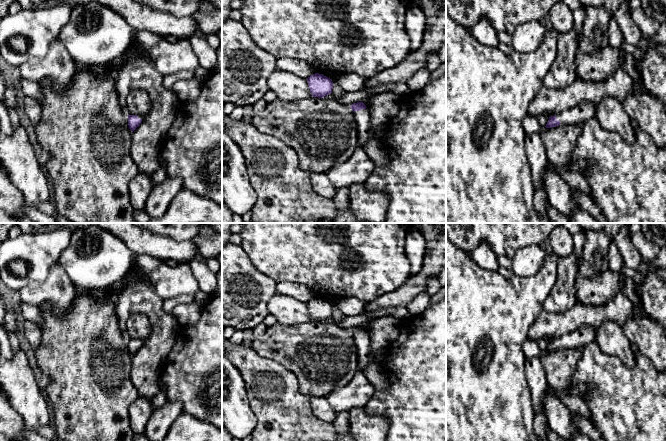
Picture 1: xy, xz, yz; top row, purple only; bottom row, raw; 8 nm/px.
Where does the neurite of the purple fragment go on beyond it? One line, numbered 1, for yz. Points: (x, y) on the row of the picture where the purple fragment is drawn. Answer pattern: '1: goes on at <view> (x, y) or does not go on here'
1: goes on at yz (579, 114)

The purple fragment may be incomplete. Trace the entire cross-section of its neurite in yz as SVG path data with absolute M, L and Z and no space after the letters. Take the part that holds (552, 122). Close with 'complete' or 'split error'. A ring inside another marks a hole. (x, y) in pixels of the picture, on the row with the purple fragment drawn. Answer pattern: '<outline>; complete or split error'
M584 102L578 106L568 109L558 115L549 117L546 128L552 128L559 125L583 124L588 119L595 116L596 106L590 102Z; split error

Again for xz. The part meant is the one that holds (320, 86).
M315 73L307 78L312 97L324 98L332 93L333 82L323 74Z; complete

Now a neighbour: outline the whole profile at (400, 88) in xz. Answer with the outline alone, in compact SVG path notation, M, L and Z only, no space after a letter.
M395 82L387 85L380 85L373 89L345 92L344 95L340 98L335 97L332 93L325 96L324 98L335 99L345 105L351 106L352 104L357 102L364 102L369 96L373 96L383 92L392 92L402 97L403 95L411 92L411 90L409 89L407 83Z

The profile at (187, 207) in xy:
M182 188L162 217L146 223L222 223L222 206Z

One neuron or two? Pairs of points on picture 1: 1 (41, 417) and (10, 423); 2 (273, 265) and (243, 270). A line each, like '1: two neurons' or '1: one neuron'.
1: two neurons
2: two neurons

